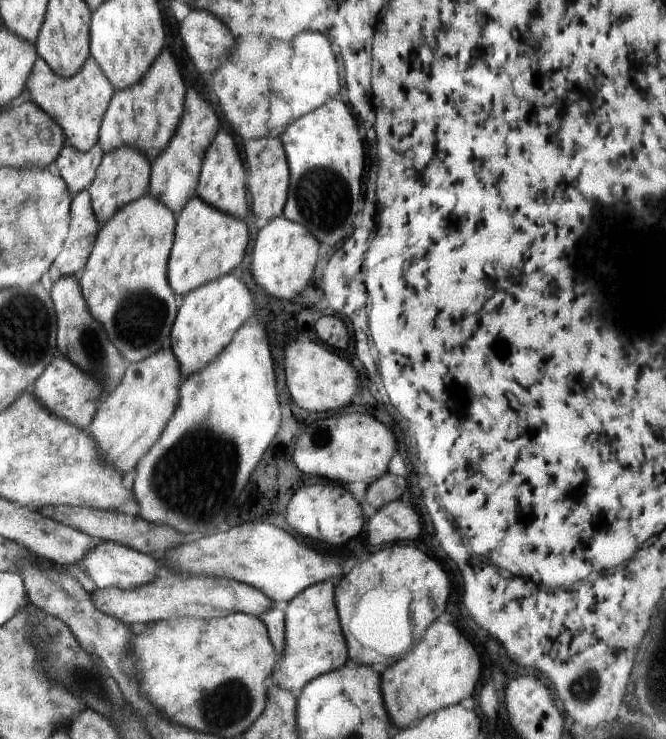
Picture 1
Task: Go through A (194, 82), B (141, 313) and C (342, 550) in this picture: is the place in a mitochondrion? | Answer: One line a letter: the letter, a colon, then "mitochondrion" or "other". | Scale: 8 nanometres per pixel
A: other
B: mitochondrion
C: other

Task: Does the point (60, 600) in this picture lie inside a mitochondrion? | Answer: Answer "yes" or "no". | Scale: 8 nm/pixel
no

